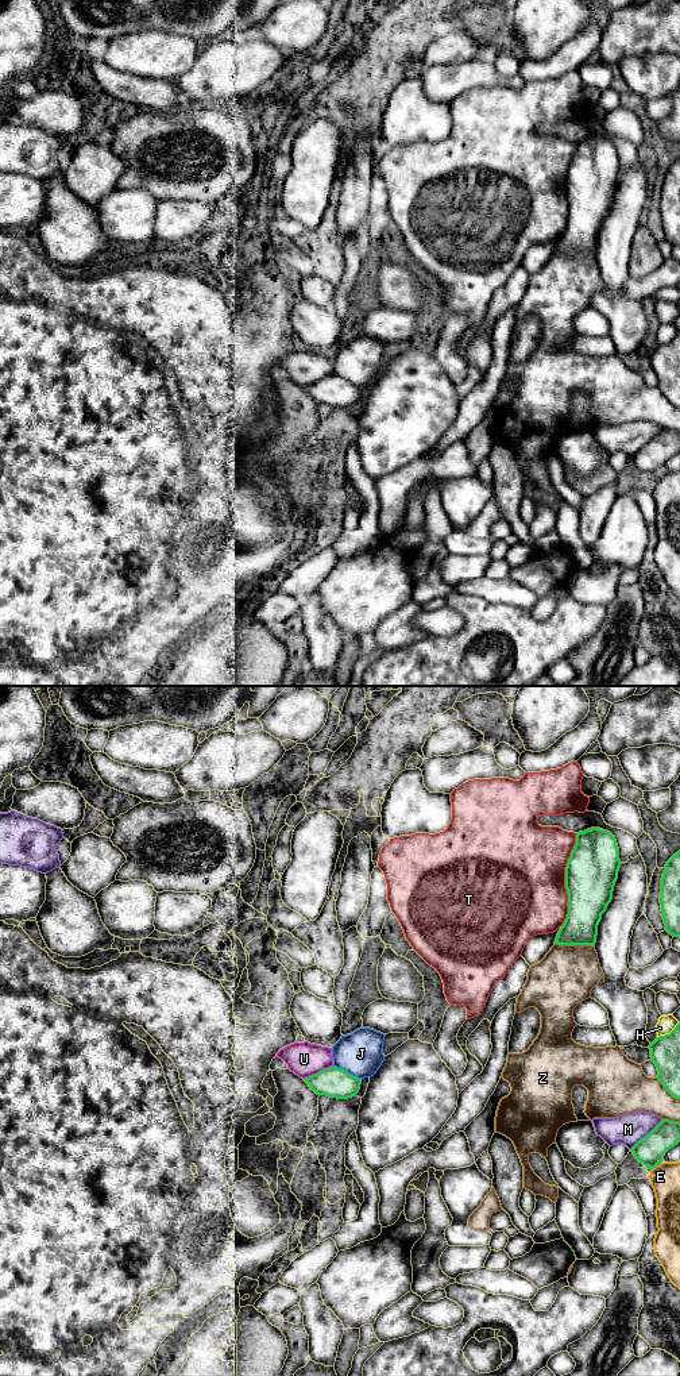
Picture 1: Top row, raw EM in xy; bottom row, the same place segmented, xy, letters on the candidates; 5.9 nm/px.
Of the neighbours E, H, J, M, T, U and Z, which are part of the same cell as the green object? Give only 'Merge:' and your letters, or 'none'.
Merge: U

